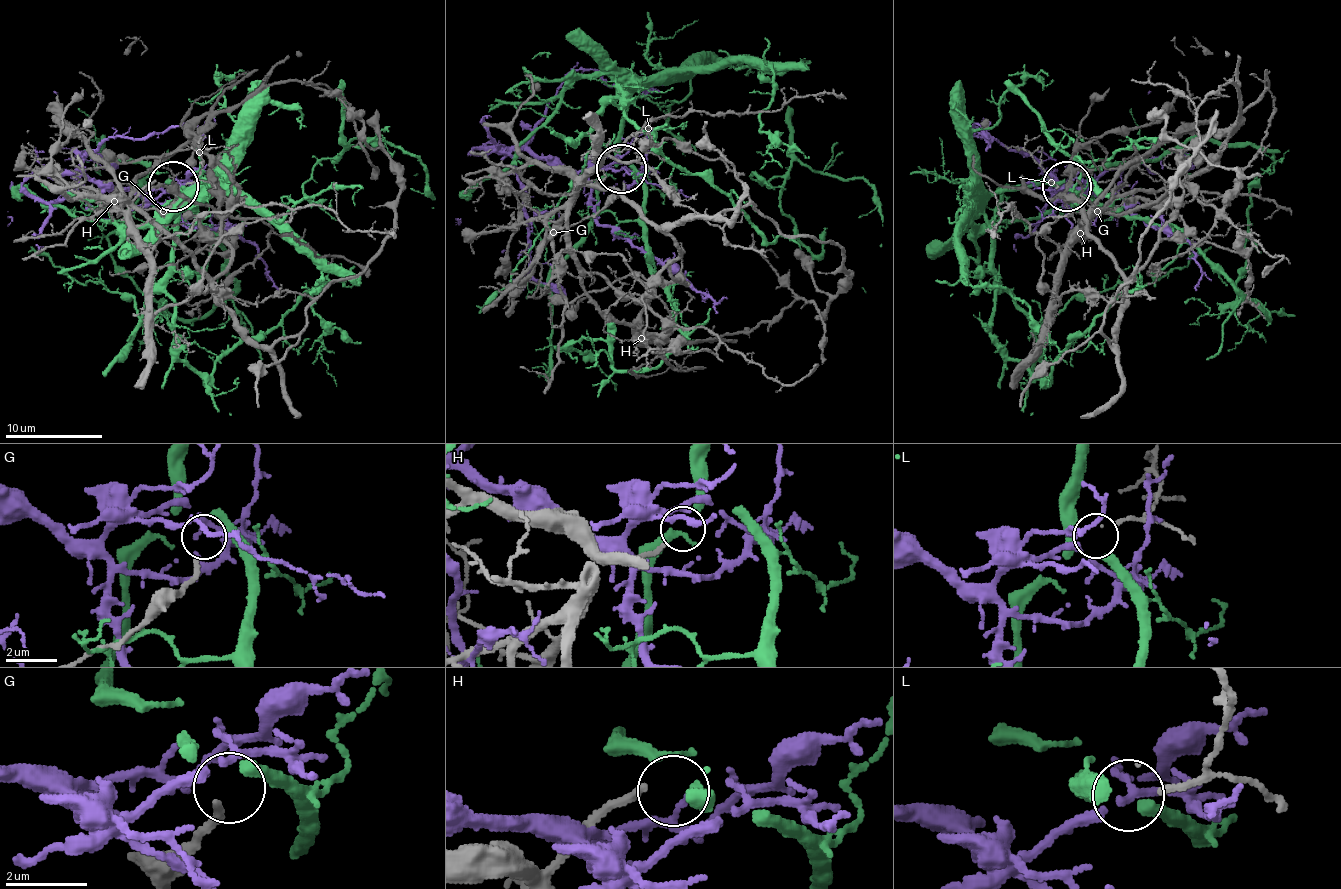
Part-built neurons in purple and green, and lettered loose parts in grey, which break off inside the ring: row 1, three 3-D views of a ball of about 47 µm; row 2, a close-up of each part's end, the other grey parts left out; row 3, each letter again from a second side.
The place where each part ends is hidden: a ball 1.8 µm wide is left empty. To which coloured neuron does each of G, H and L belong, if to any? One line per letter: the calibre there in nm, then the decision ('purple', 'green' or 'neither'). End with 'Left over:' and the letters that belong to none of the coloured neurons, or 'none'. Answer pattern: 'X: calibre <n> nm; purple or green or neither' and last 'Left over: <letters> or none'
G: calibre 170 nm; neither
H: calibre 190 nm; neither
L: calibre 90 nm; green
Left over: G, H

